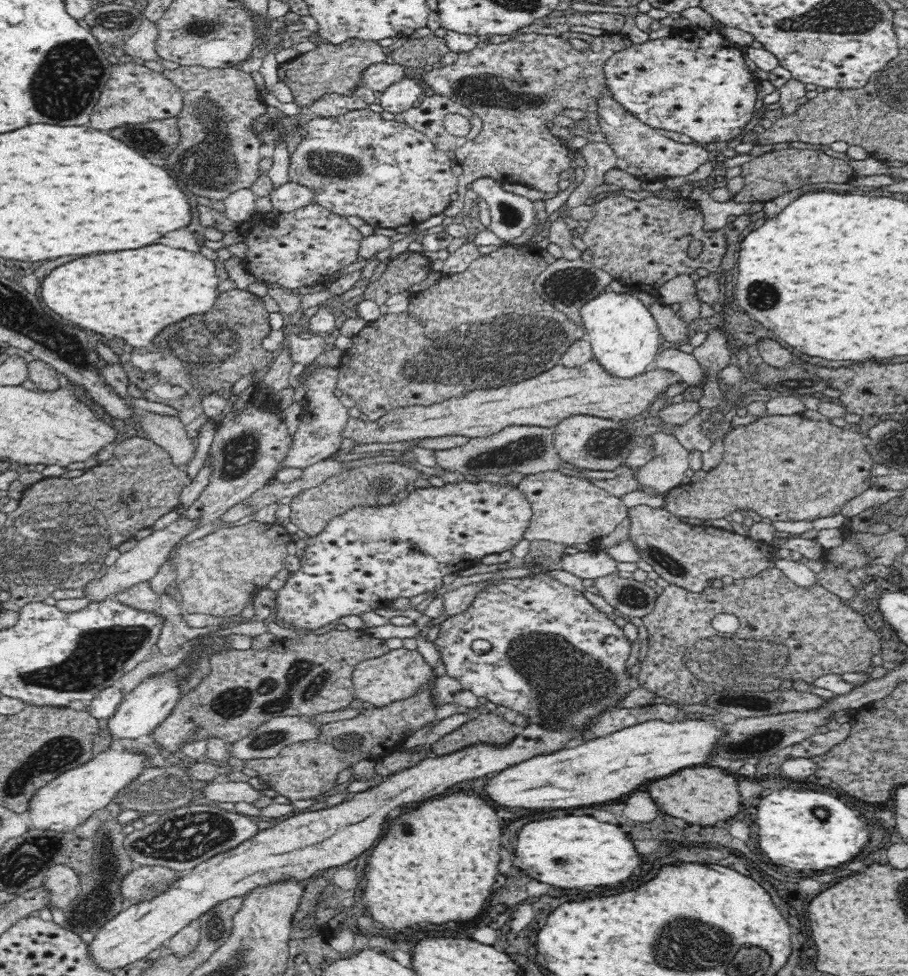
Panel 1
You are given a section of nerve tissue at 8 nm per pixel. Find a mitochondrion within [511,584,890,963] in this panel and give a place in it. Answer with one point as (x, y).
(763, 657)

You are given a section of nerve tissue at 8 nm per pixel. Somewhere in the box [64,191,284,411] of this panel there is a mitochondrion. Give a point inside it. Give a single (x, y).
(186, 332)

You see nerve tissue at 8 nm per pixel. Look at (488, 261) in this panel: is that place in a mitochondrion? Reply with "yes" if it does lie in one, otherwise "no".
no

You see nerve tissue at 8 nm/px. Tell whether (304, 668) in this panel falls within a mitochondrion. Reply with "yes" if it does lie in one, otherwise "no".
yes

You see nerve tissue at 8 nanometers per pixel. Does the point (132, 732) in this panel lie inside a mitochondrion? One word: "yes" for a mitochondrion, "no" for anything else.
no

